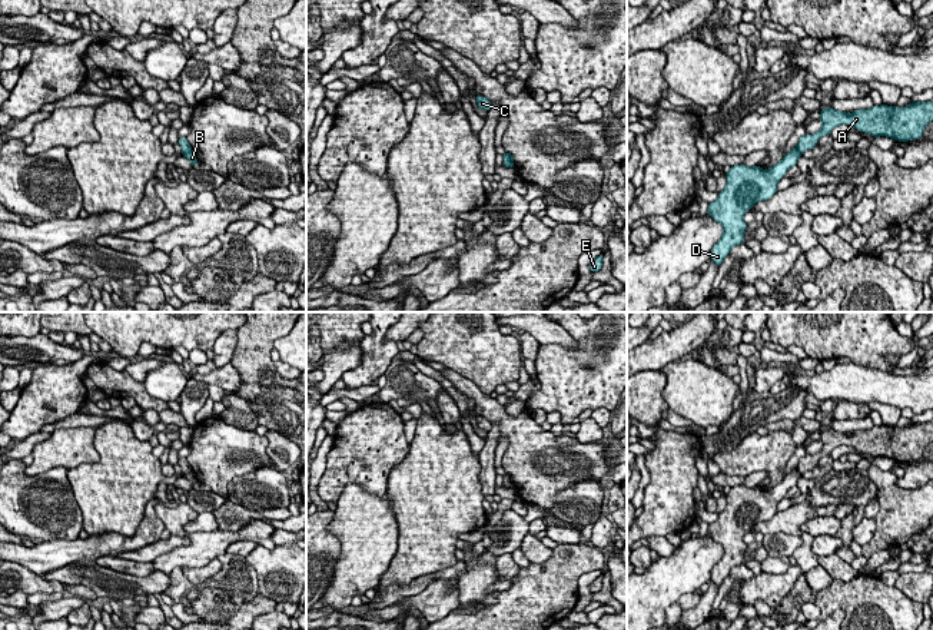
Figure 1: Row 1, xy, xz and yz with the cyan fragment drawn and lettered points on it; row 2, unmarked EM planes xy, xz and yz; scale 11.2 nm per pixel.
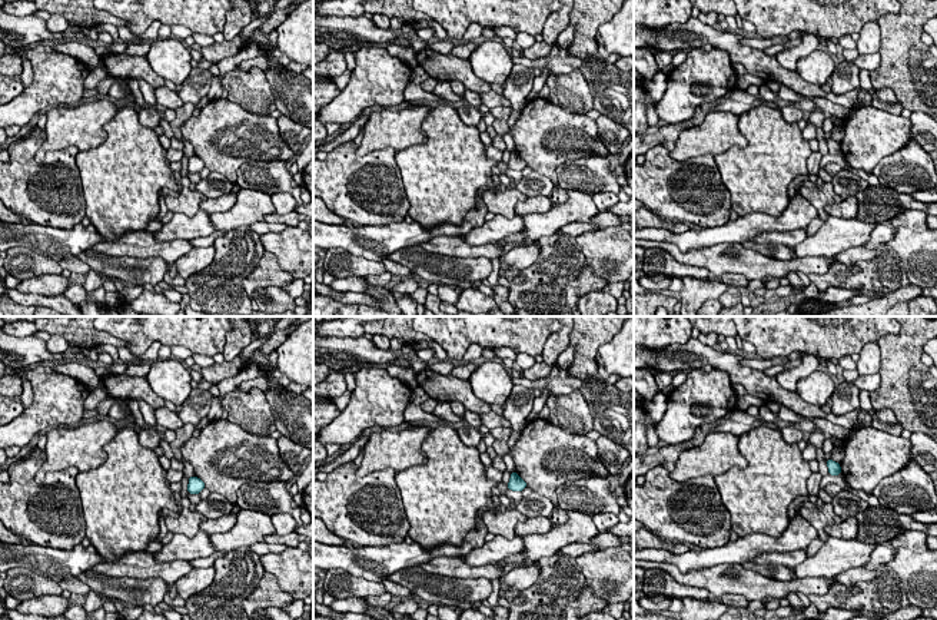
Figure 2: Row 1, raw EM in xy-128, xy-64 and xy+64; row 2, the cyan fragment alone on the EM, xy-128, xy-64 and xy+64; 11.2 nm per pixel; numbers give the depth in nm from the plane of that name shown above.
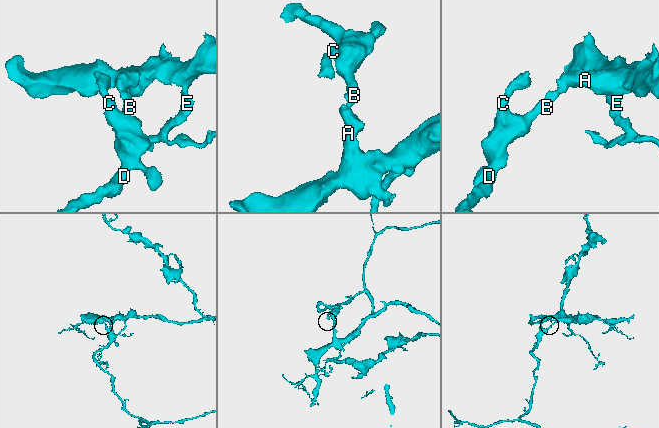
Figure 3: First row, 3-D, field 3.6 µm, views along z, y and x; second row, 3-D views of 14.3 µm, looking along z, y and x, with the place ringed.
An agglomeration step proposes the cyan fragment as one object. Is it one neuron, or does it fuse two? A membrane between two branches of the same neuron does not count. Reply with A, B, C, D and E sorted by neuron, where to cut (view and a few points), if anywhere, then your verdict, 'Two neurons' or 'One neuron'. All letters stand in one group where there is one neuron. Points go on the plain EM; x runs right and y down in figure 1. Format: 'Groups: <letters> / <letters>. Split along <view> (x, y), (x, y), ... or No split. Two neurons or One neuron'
Groups: A E / B C D. Split along xy (191, 470), (183, 474). Two neurons

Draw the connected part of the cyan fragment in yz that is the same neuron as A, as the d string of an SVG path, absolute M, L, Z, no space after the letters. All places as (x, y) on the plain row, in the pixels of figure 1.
M913 422L906 428L880 425L853 434L826 428L820 434L820 441L821 450L817 454L798 460L800 474L813 470L821 457L830 455L840 445L850 445L874 458L887 457L899 462L920 460L924 448L933 441L933 422Z

